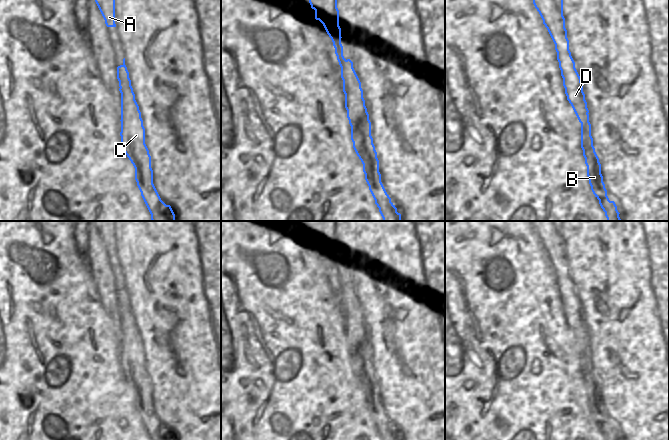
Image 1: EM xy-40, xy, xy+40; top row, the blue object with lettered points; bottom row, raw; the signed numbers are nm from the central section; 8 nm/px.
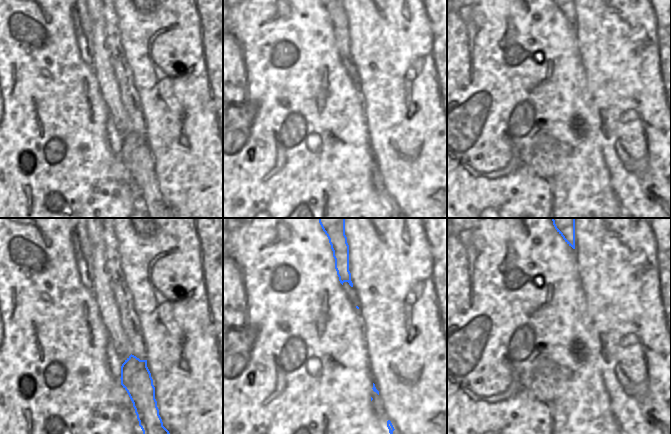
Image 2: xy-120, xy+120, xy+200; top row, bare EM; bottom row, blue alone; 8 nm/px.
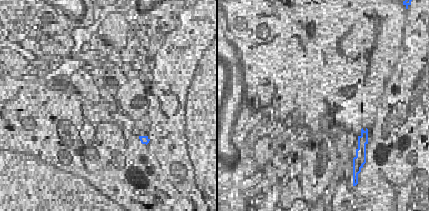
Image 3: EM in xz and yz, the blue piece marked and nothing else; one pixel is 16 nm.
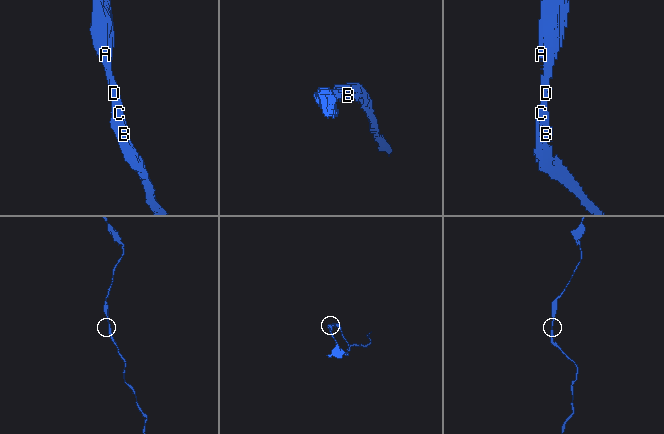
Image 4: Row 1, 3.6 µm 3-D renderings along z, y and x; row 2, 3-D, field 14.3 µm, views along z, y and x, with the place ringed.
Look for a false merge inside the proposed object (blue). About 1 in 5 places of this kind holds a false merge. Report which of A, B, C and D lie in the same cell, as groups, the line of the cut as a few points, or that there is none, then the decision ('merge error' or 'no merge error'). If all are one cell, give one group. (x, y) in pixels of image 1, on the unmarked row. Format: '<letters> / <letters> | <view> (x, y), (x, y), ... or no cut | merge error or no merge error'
A B C D | no cut | no merge error

